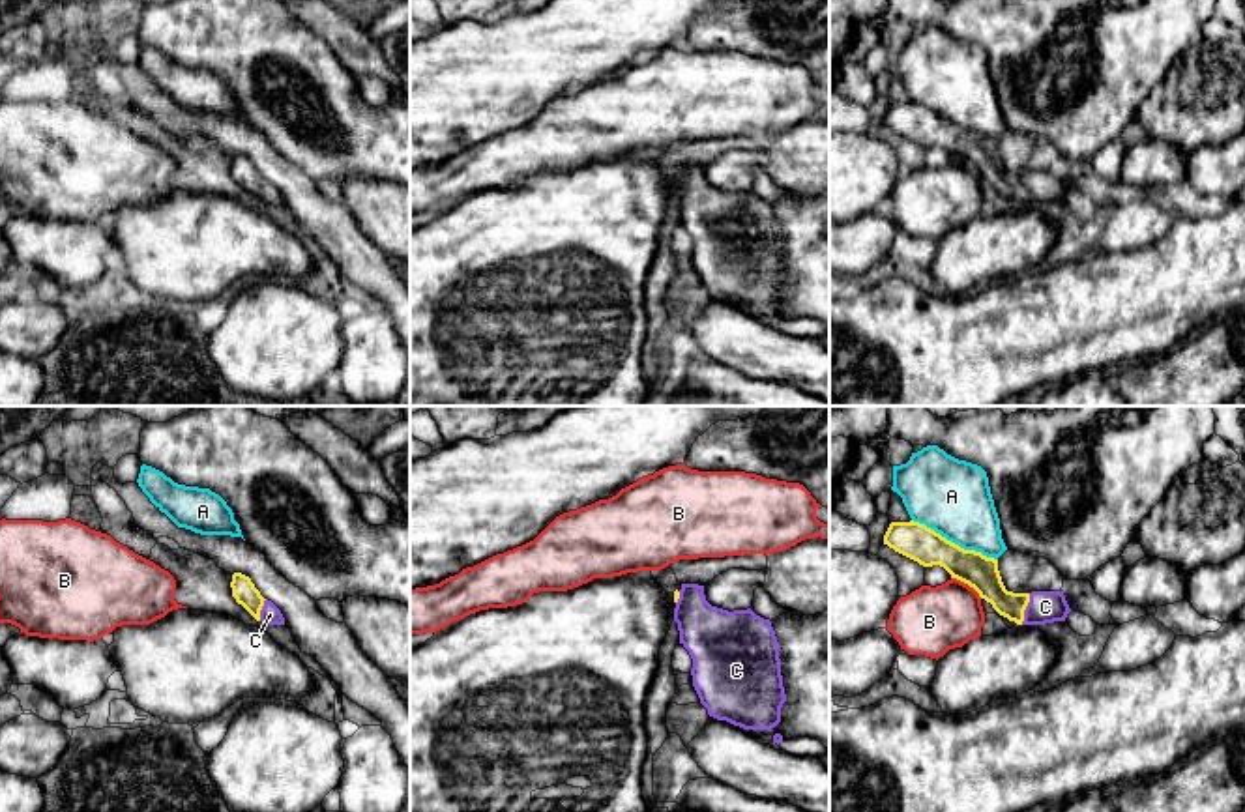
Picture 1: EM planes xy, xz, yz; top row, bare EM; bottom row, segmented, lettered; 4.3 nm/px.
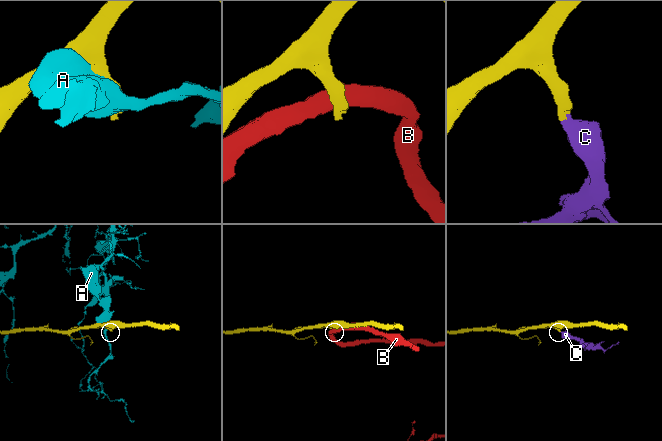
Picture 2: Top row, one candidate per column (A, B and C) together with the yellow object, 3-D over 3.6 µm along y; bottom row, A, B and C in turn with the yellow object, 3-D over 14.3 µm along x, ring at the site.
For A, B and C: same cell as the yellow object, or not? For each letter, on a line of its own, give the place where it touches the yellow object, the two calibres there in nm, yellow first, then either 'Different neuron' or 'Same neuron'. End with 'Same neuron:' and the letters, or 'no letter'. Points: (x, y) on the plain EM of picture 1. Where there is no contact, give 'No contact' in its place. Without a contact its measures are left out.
A: Touches yellow at yz (953, 124). Thickness 160 nm (yellow) against 320 nm. Different neuron
B: Touches yellow at yz (966, 163). Thickness 160 nm (yellow) against 300 nm. Different neuron
C: Touches yellow at yz (1025, 189). Thickness 150 nm (yellow) against 140 nm. Same neuron
Same neuron: C

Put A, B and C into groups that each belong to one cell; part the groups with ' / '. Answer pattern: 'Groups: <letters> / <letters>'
Groups: A / B / C

